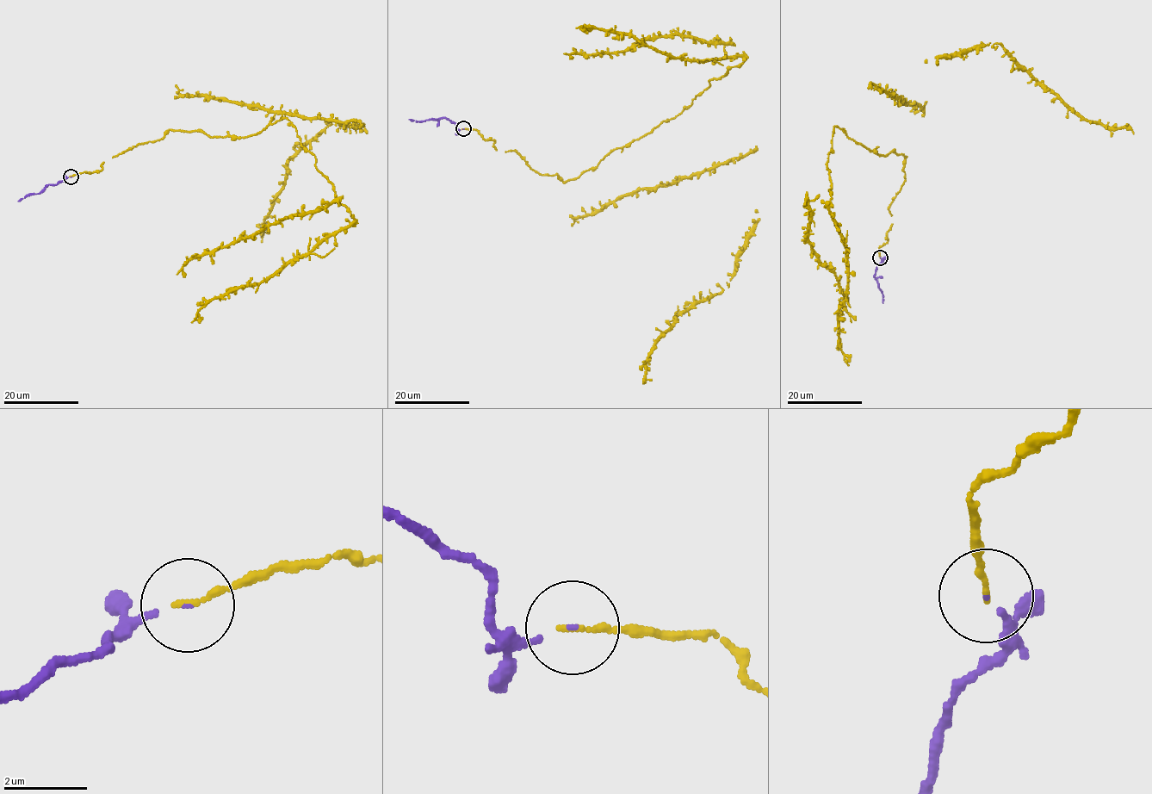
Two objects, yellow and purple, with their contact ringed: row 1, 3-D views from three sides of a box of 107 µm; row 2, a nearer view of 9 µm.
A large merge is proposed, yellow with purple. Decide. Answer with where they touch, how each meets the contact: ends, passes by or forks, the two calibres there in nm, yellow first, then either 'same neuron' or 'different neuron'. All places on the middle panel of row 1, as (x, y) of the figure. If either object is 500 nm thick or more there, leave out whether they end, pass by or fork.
at (463, 128); yellow ends there; purple ends there; 160 nm thick on the yellow side, 70 nm on the other; same neuron

